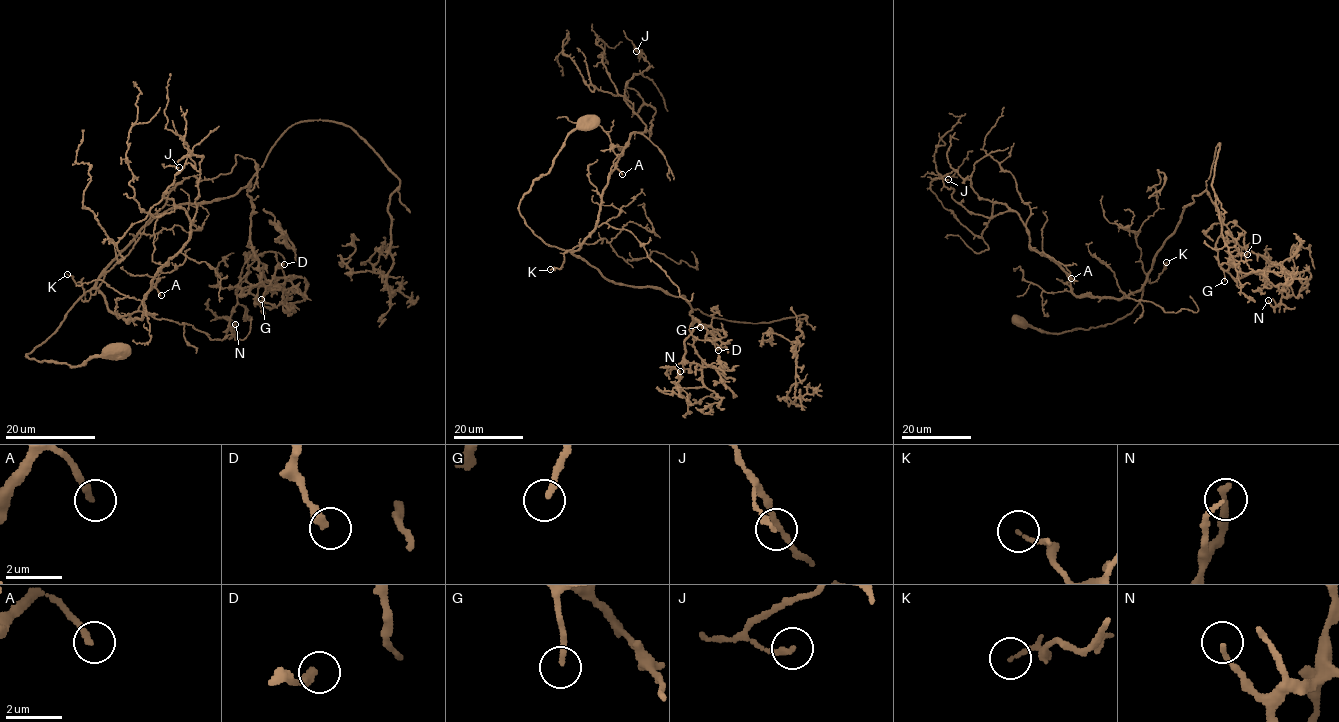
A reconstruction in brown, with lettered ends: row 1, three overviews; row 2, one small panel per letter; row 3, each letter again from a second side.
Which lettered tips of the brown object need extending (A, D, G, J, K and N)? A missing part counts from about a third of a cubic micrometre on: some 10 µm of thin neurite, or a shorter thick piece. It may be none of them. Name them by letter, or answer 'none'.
A, G

